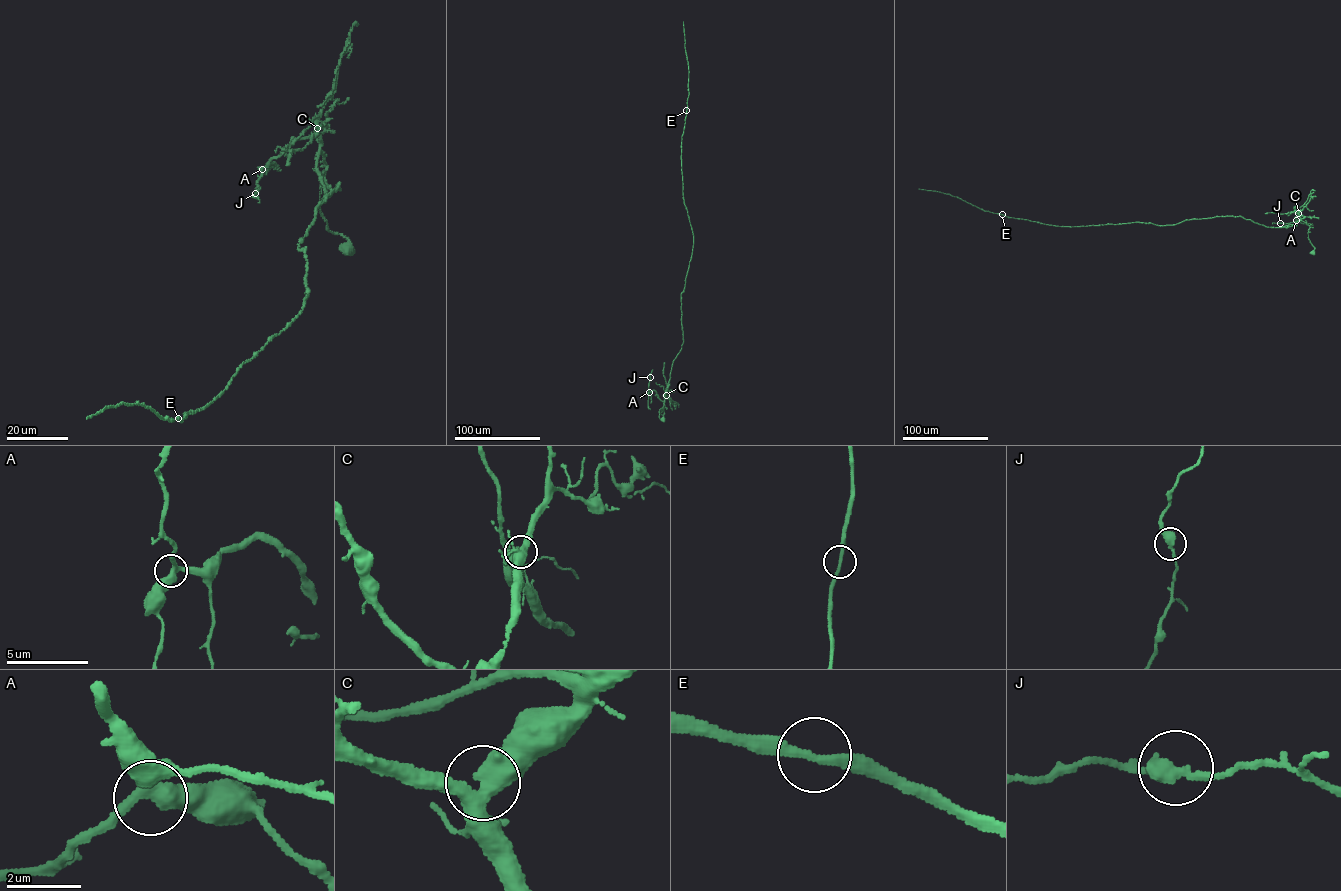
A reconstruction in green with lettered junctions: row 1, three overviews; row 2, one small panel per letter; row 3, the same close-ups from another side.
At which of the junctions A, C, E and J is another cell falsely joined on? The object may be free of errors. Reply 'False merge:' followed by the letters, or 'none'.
False merge: none

